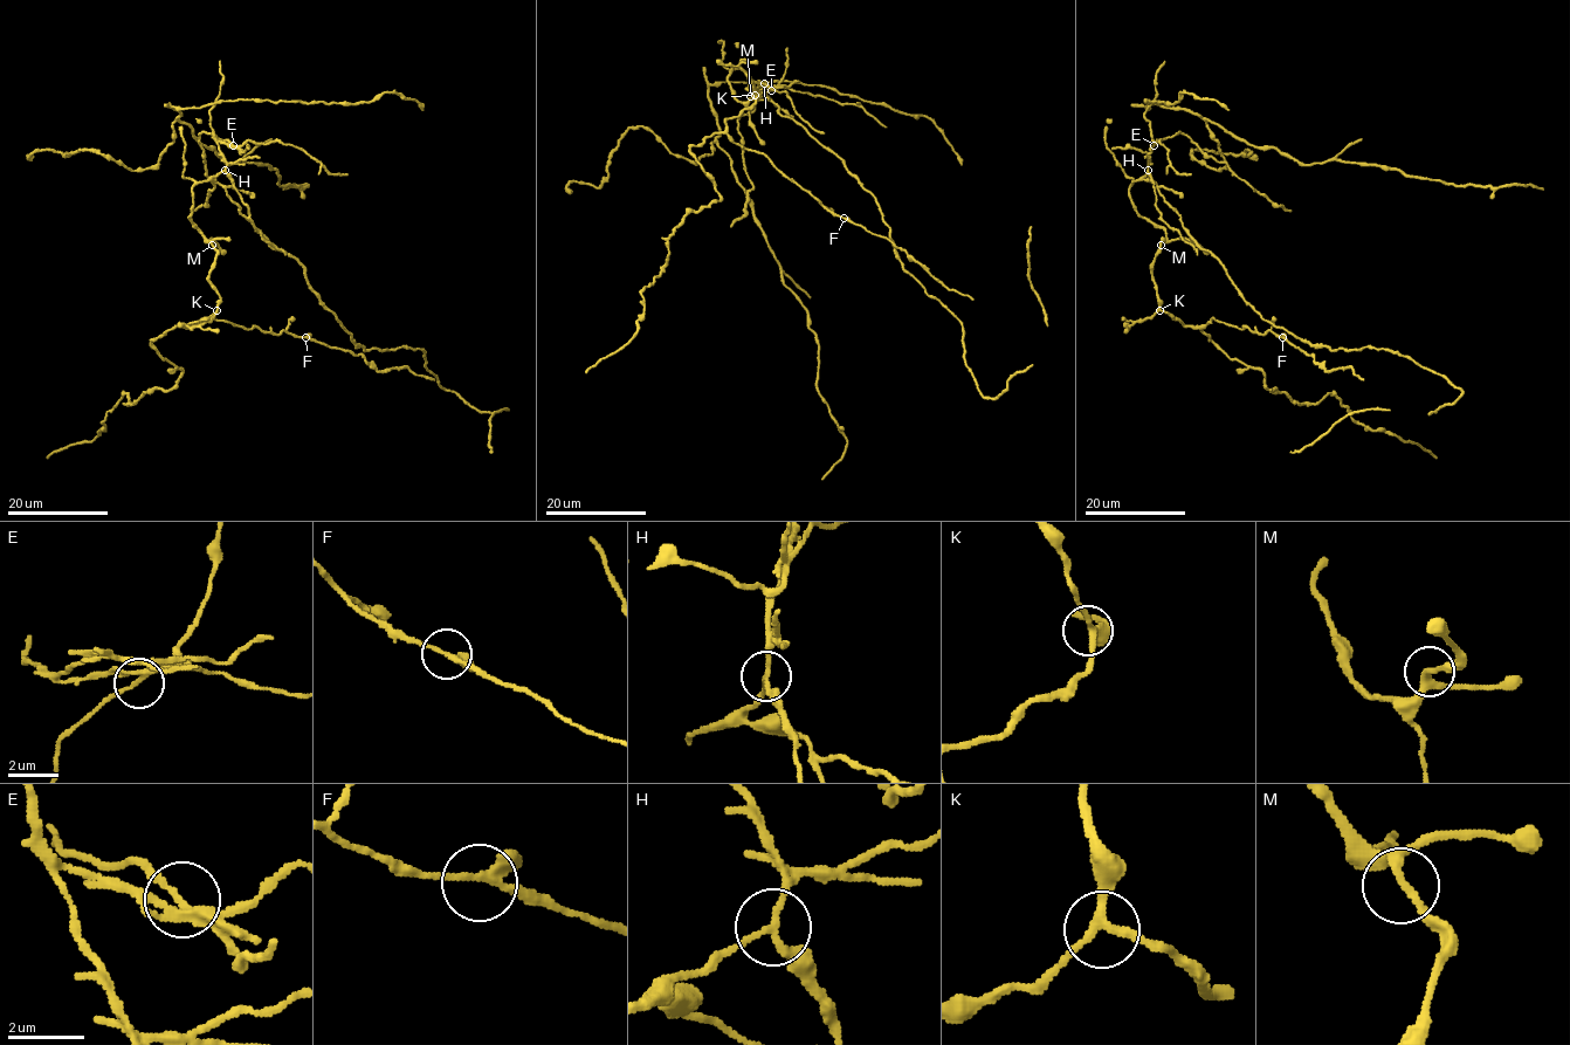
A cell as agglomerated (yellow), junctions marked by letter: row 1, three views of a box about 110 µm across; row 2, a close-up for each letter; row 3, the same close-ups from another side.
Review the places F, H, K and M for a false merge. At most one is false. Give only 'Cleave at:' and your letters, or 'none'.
Cleave at: H

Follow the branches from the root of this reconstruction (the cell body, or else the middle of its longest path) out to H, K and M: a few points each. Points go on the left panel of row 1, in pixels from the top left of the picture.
H: (232, 200), (213, 179), (225, 170)
K: (232, 200), (212, 179), (198, 183), (191, 190), (188, 218), (217, 253), (208, 275), (220, 298), (217, 310)
M: (232, 200), (212, 179), (198, 183), (191, 190), (188, 218), (212, 245)

